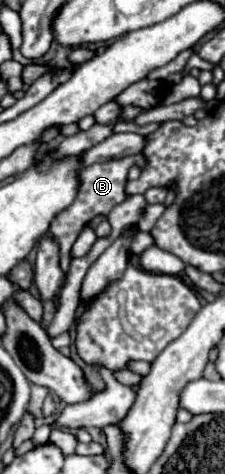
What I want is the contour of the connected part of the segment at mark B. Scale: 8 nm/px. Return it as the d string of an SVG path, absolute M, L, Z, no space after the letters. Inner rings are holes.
M122 157L122 159L106 161L106 163L94 163L94 165L82 169L78 197L50 225L50 235L60 243L60 267L62 267L62 271L68 271L68 265L70 265L70 249L72 249L74 241L78 239L80 231L88 225L88 221L94 215L102 215L102 213L108 215L114 205L118 205L120 201L124 201L126 175L128 175L128 169L134 167L134 163L136 163L134 157Z

